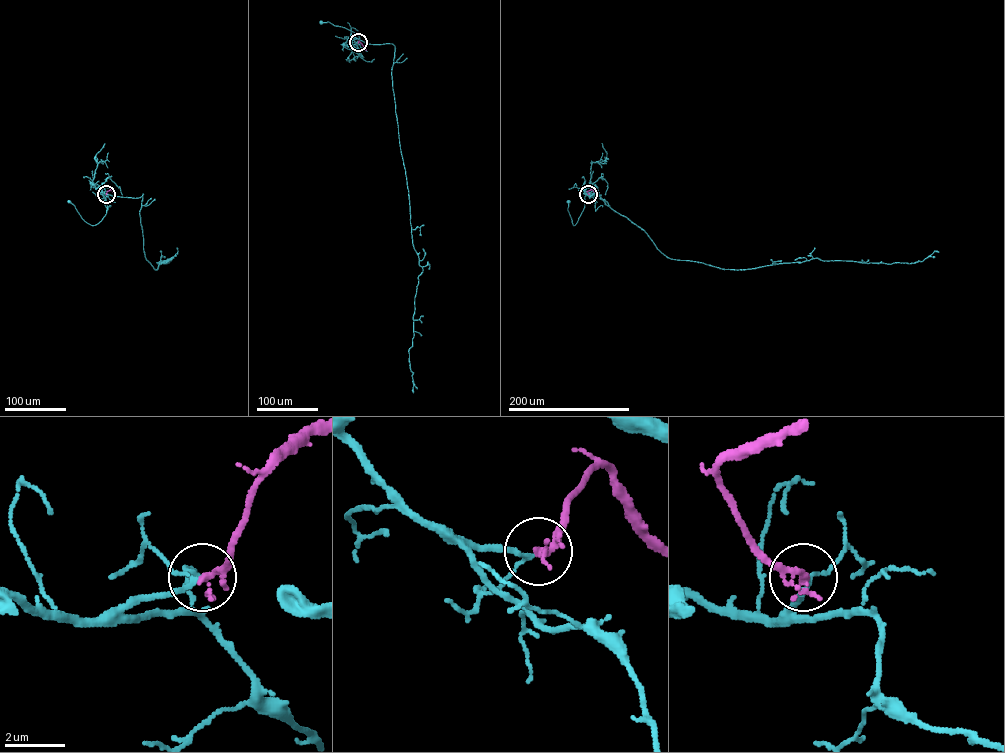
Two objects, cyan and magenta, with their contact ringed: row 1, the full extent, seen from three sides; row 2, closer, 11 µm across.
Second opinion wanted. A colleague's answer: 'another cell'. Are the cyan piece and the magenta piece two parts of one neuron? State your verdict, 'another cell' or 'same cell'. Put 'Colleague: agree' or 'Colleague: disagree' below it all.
same cell
Colleague: disagree

